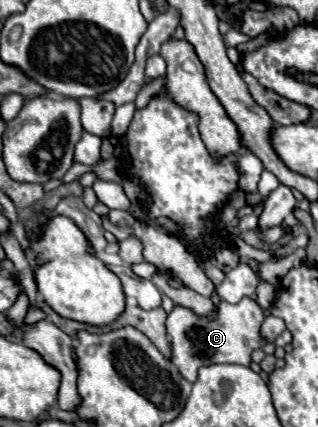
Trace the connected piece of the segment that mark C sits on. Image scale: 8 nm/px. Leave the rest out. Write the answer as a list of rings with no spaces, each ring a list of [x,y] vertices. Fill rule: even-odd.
[[[244,297],[236,305],[220,299],[220,303],[216,305],[216,313],[212,317],[208,315],[200,317],[188,307],[174,305],[174,309],[168,313],[166,319],[166,331],[172,339],[172,363],[190,383],[196,381],[200,367],[218,363],[240,363],[250,367],[252,351],[268,343],[260,333],[262,321],[264,321],[264,311],[250,297]]]

